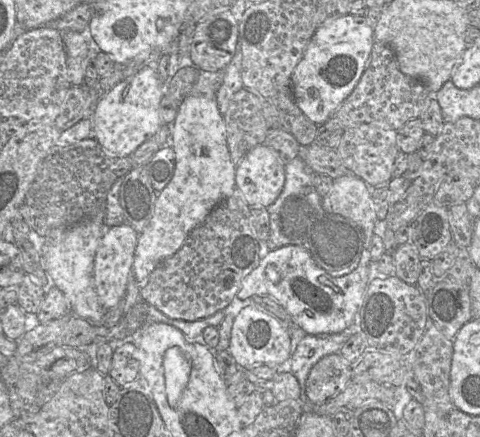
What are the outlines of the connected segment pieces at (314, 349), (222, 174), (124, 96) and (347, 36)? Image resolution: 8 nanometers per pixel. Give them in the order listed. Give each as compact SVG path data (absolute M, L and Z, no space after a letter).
M356 313L354 322L342 332L328 335L305 335L287 361L287 365L276 367L277 372L290 372L297 379L301 403L306 402L306 380L312 367L324 356L339 353L343 344L358 332L360 332L360 322L359 313Z
M189 96L179 105L171 124L169 145L176 157L174 174L169 184L157 195L154 214L139 234L134 254L133 274L140 289L152 272L184 244L190 232L235 189L236 165L231 161L226 128L214 97Z
M149 66L142 67L118 82L98 101L91 116L92 136L107 154L114 157L130 157L162 126L160 100L164 93L157 70Z
M363 16L328 18L316 29L290 81L296 103L310 121L324 124L351 94L368 66L374 42L374 29Z

